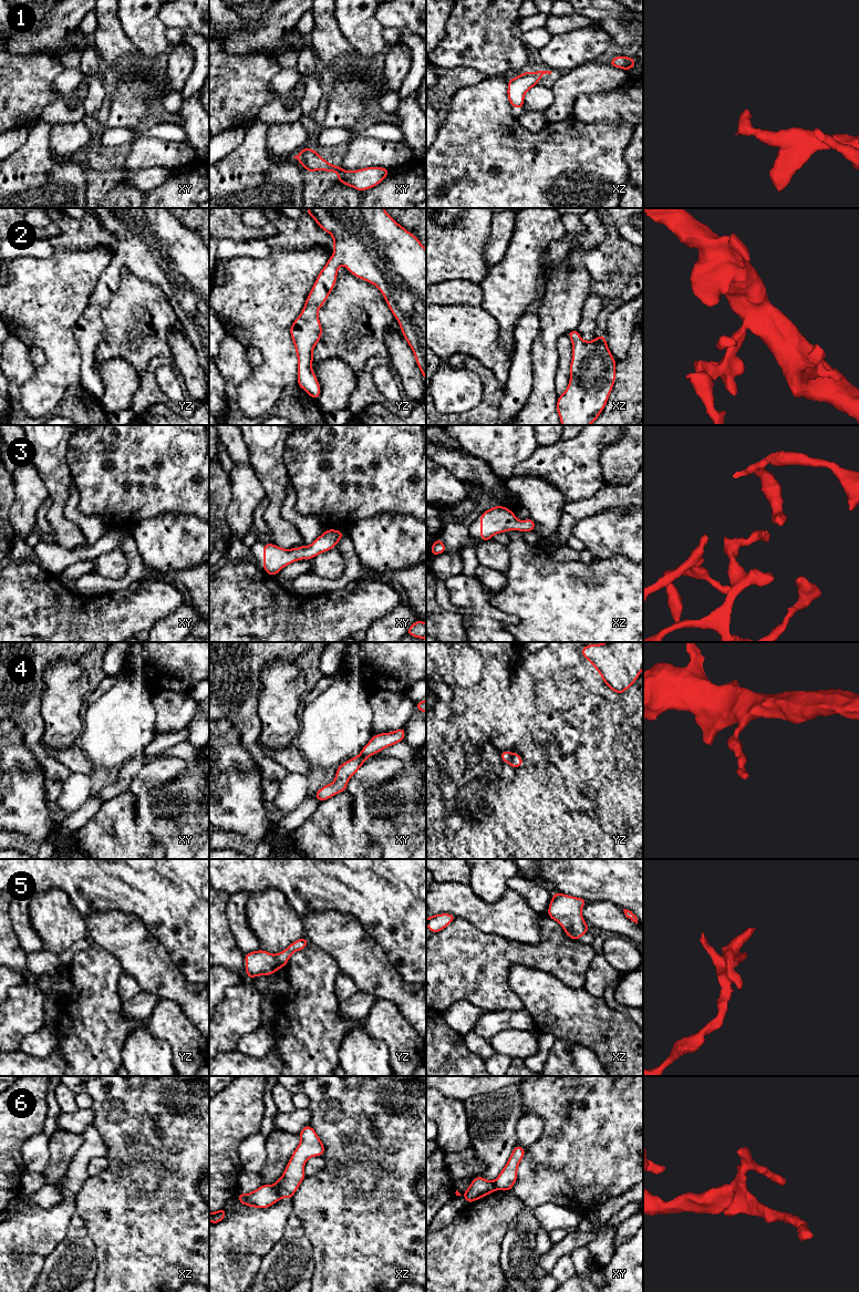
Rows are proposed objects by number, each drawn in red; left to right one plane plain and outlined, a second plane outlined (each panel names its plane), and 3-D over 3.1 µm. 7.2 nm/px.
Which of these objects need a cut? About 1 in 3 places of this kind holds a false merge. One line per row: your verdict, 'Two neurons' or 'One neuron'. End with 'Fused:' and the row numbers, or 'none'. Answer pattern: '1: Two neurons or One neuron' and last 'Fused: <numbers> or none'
1: One neuron
2: One neuron
3: One neuron
4: Two neurons
5: One neuron
6: Two neurons
Fused: 4, 6

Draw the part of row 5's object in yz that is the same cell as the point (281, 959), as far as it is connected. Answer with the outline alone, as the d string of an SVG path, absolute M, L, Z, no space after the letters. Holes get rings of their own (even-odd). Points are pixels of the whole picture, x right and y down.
M307 938L298 939L287 949L275 955L261 949L245 953L247 978L273 974L280 968L286 967L292 953L303 950L308 943L309 940Z

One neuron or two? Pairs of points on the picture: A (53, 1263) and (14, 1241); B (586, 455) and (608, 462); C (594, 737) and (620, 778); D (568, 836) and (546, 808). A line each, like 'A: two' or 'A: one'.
A: two
B: two
C: two
D: one

